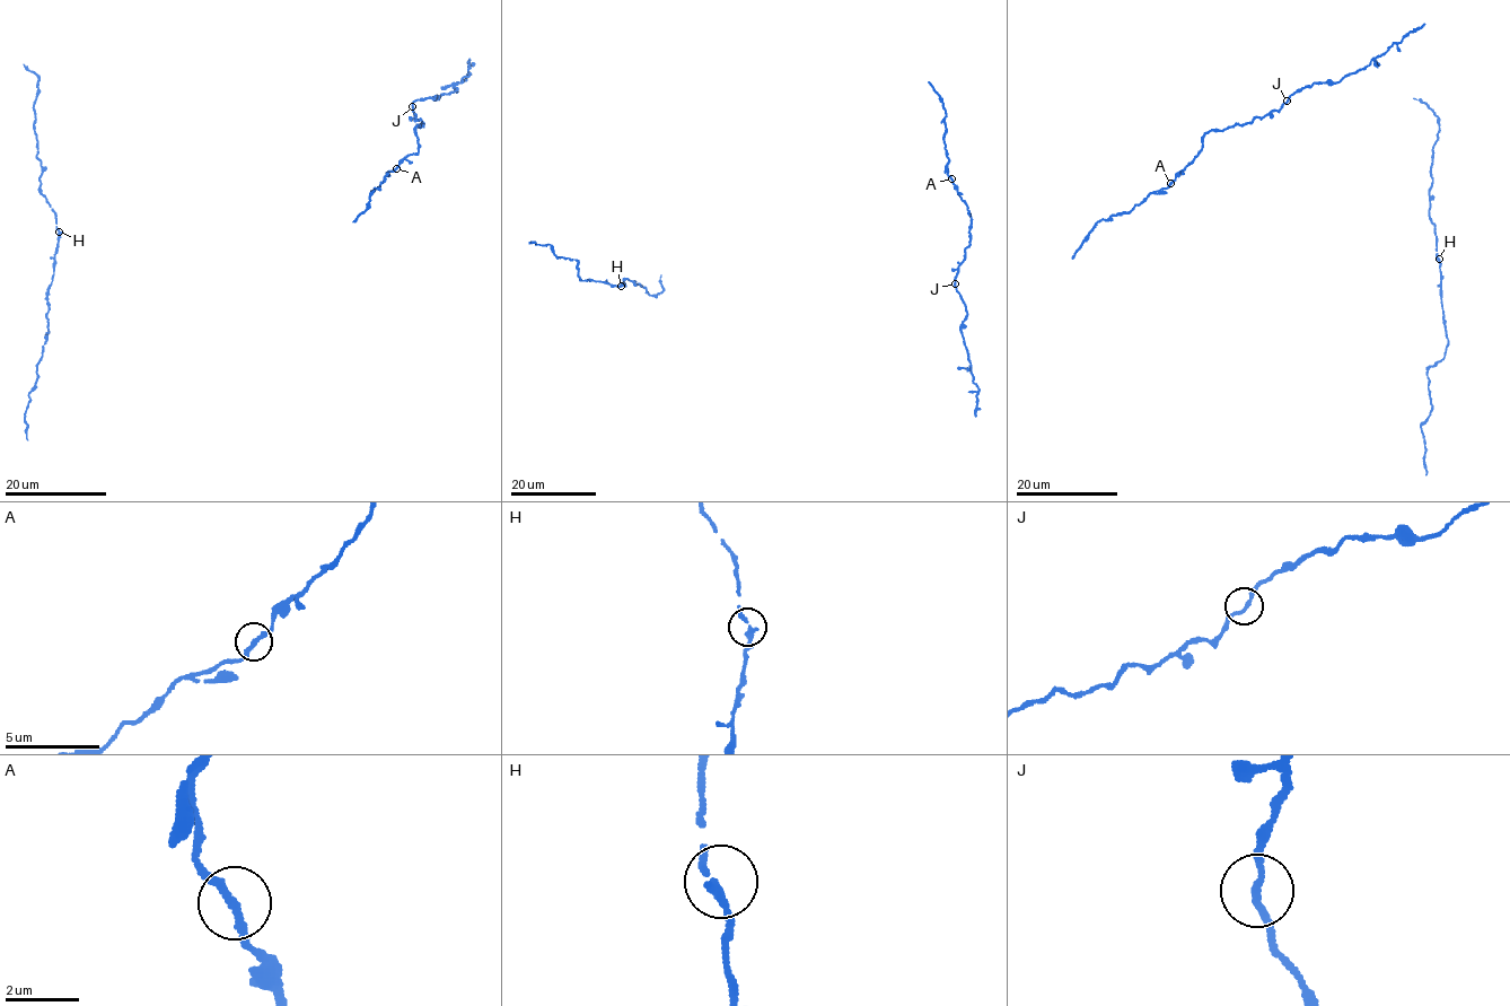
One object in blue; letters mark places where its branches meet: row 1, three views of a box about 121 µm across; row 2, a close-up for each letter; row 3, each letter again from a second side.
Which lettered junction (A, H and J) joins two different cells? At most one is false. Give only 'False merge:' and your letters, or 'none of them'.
False merge: none of them

